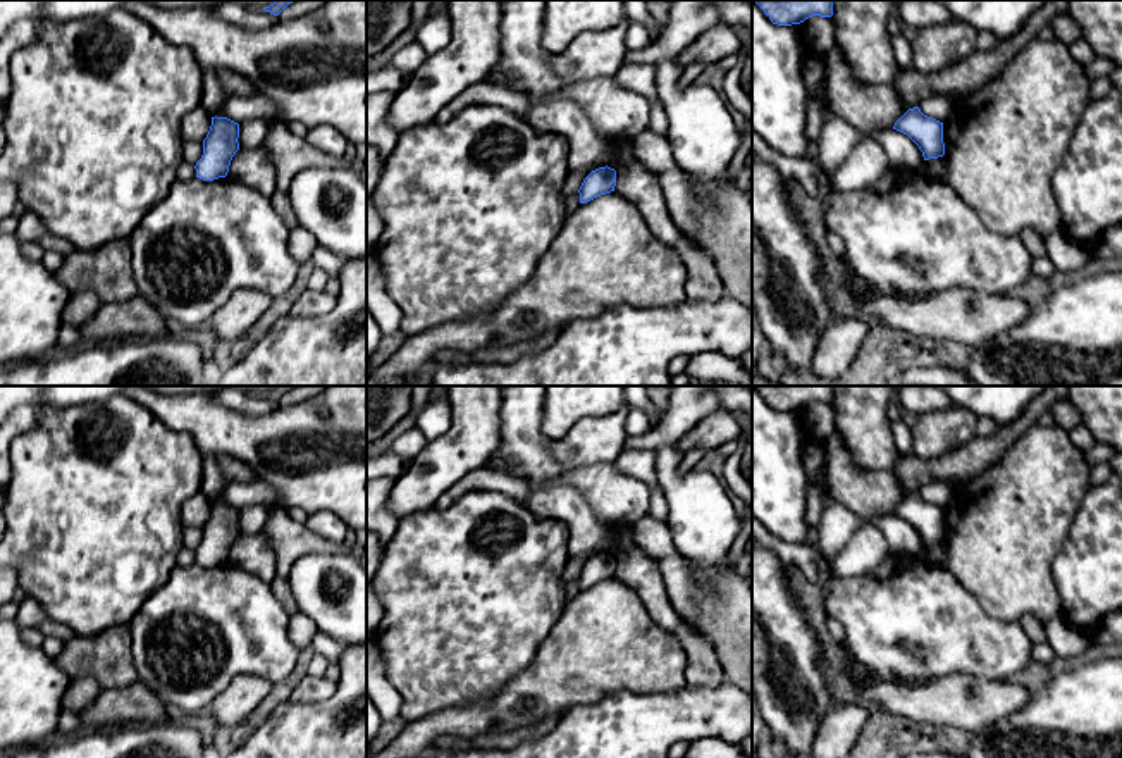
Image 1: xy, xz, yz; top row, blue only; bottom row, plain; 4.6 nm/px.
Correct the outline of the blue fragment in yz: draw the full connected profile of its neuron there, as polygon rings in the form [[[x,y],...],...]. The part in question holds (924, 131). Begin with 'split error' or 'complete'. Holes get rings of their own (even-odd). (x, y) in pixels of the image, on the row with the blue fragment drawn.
complete; [[[919,107],[909,109],[893,129],[907,134],[919,146],[924,160],[945,155],[943,122],[924,115]]]

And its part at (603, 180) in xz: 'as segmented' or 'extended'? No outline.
as segmented

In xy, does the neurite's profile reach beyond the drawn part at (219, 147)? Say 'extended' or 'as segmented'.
as segmented

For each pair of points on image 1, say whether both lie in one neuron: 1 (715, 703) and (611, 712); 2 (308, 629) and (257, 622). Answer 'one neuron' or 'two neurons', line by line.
1: one neuron
2: two neurons

